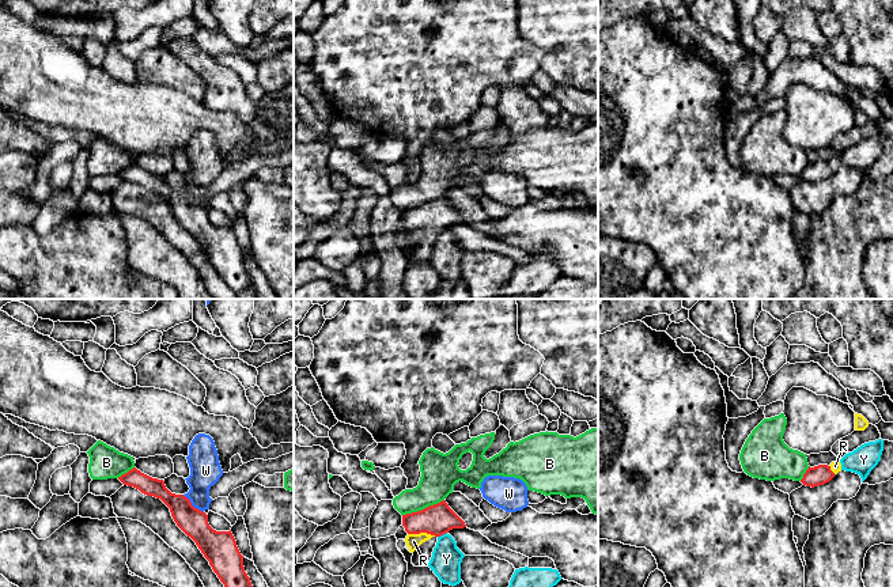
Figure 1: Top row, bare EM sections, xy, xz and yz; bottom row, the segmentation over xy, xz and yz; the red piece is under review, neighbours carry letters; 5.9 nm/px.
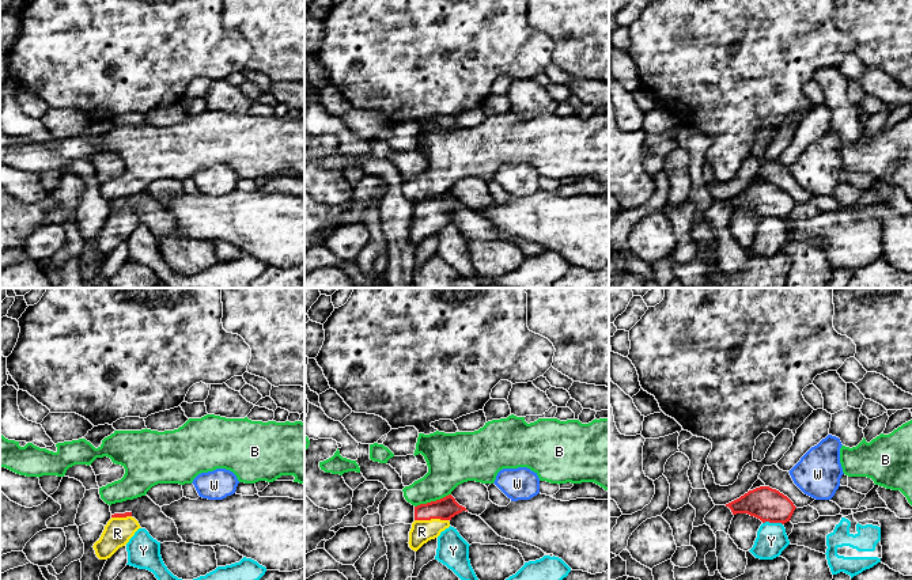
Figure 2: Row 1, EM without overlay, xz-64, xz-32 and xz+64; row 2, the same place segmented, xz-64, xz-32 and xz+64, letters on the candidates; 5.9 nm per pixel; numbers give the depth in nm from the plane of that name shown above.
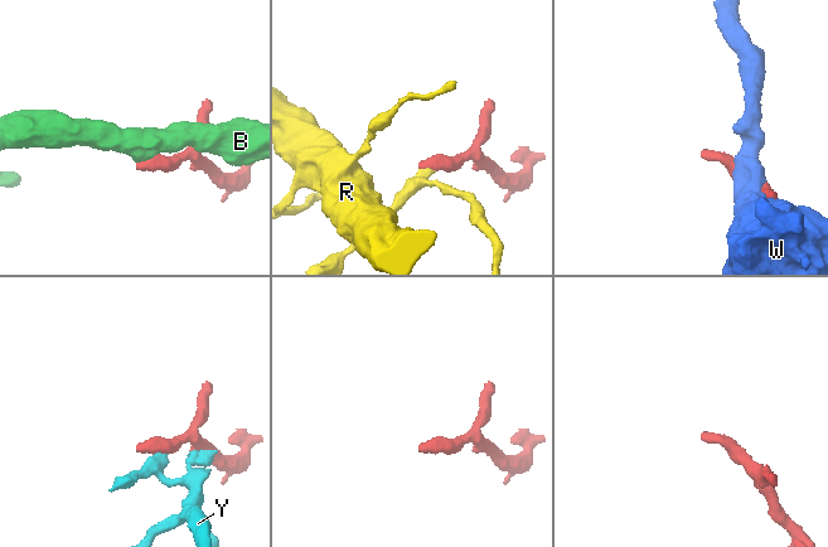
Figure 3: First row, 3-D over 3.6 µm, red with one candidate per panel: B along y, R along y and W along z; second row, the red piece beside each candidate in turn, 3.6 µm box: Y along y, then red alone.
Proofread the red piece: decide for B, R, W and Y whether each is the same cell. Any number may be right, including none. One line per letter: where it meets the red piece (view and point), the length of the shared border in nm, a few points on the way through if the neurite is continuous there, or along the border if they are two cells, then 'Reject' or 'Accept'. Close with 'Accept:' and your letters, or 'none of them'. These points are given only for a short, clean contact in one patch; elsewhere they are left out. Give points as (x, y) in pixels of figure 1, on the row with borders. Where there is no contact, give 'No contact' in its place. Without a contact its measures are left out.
B: Touches red at xz (424, 508). Shared border 260 nm. Boundary: xz (443, 499), (403, 515). Reject
R: Touches red at xz (422, 531). Shared border 170 nm. Path across: xz (438, 519), (432, 521), (422, 531), (413, 541). Accept
W: Touches red at xy (190, 504). Shared border 170 nm. Reject
Y: Touches red at xz (442, 534). Shared border 70 nm. Boundary: xz (446, 531), (438, 537). Reject
Accept: R

